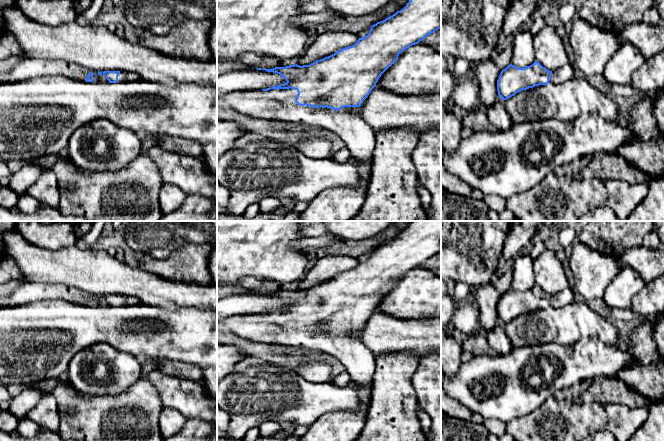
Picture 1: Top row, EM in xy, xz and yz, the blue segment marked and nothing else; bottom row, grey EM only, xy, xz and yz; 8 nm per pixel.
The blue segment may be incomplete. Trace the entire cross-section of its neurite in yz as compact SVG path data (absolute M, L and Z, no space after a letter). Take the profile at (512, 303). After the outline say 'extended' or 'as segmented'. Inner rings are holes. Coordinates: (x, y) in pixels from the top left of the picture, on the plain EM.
M537 285L524 292L510 288L499 299L497 315L499 321L507 324L522 314L546 309L549 306L561 308L574 301L574 291L569 287L555 295L548 295Z | extended

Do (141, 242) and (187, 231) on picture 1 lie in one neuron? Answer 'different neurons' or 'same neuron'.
same neuron

